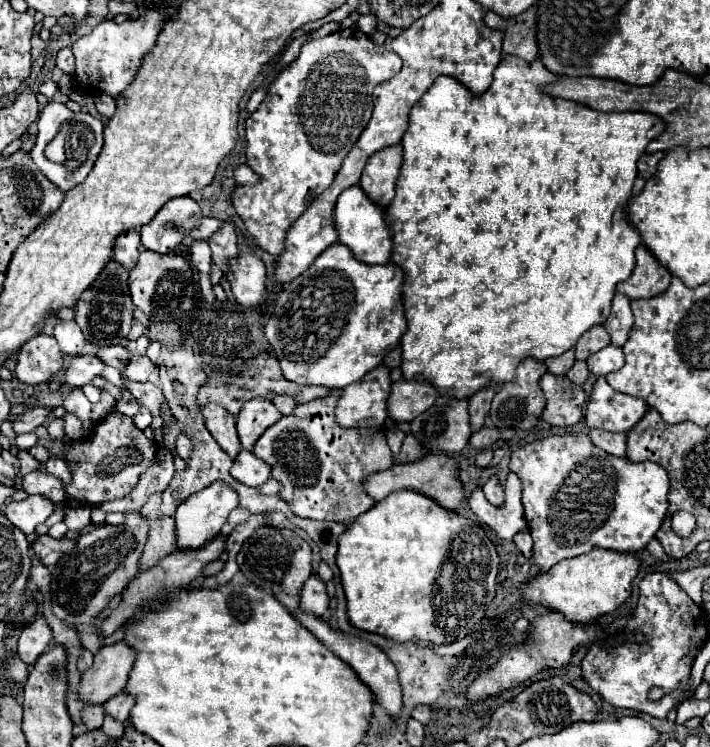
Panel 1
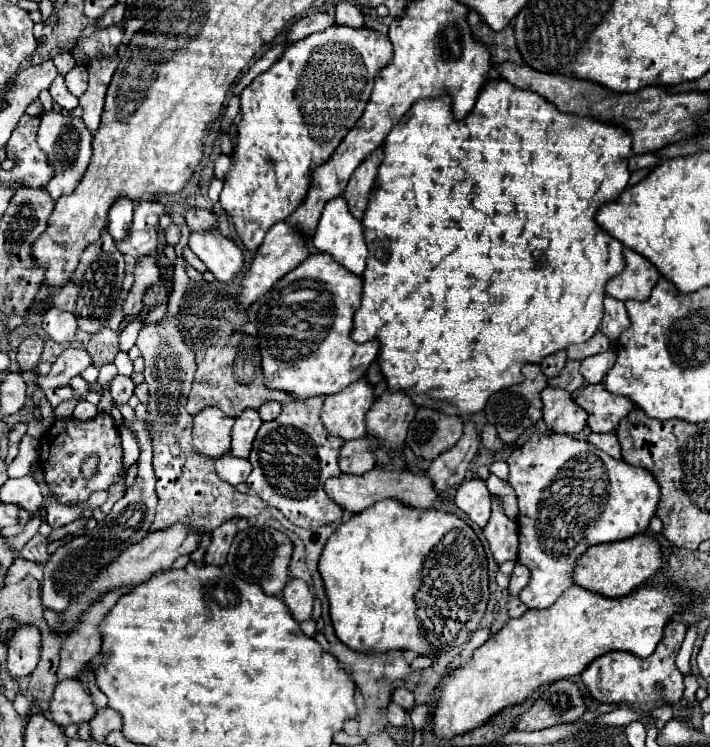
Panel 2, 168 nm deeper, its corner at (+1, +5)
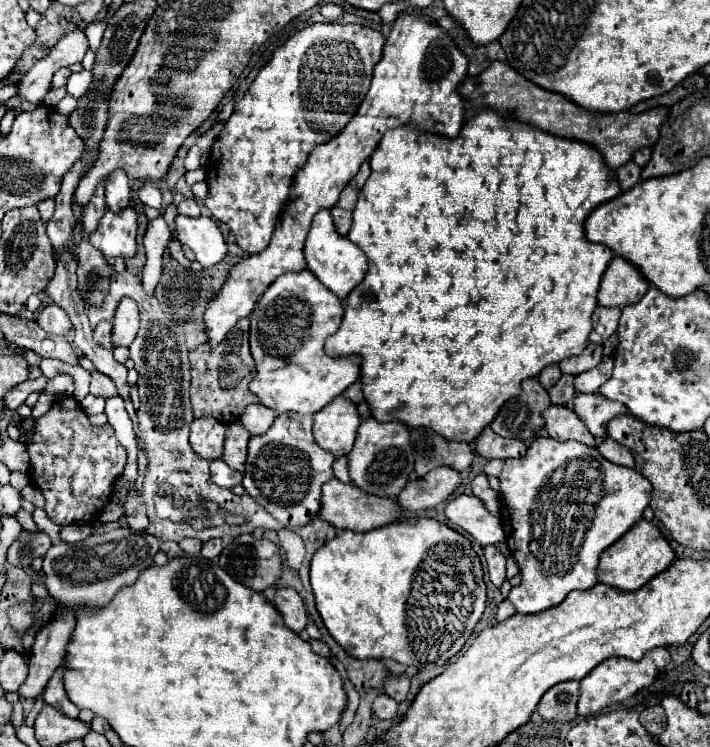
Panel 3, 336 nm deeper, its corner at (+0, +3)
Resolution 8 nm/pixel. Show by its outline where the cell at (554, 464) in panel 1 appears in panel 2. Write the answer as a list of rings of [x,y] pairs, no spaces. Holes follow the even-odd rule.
[[[531,434],[531,438],[521,448],[509,454],[507,464],[507,482],[513,486],[519,502],[519,562],[531,572],[529,584],[519,592],[519,598],[527,608],[549,608],[561,596],[561,592],[573,586],[575,562],[589,546],[625,540],[645,532],[659,504],[659,484],[651,472],[631,466],[623,460],[615,460],[603,450],[591,446],[587,440],[565,434]]]

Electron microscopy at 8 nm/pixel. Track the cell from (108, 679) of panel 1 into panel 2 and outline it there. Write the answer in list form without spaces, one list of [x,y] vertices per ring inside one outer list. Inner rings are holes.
[[[65,680],[57,684],[49,712],[51,720],[57,726],[65,728],[69,724],[91,722],[91,718],[95,716],[95,706],[79,680]]]

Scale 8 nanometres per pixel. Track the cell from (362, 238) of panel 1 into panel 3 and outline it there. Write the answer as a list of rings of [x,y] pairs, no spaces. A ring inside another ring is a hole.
[[[322,210],[314,220],[312,220],[312,228],[310,234],[306,238],[306,246],[304,246],[304,254],[306,254],[306,262],[308,268],[318,276],[318,280],[330,288],[334,294],[338,294],[342,300],[352,292],[354,286],[360,284],[360,280],[364,278],[366,272],[366,256],[364,252],[346,236],[342,236],[332,220],[330,210]]]

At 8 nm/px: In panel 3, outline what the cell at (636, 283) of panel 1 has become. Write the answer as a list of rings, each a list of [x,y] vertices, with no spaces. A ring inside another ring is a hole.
[[[614,256],[602,276],[598,304],[624,308],[628,304],[636,304],[646,292],[648,280],[640,272],[640,268],[632,266],[632,262],[624,260],[622,256]]]

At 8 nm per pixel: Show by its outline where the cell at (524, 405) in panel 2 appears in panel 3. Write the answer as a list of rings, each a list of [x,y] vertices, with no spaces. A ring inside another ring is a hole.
[[[538,378],[522,382],[522,394],[502,404],[490,428],[506,438],[518,438],[530,444],[544,428],[544,412],[550,406],[550,396]]]

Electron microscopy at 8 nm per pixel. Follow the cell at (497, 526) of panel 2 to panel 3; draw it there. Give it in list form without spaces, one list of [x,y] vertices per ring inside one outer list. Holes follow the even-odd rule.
[[[488,544],[484,546],[484,556],[488,562],[488,576],[496,588],[502,586],[504,576],[506,576],[506,556],[500,552],[498,544]]]

